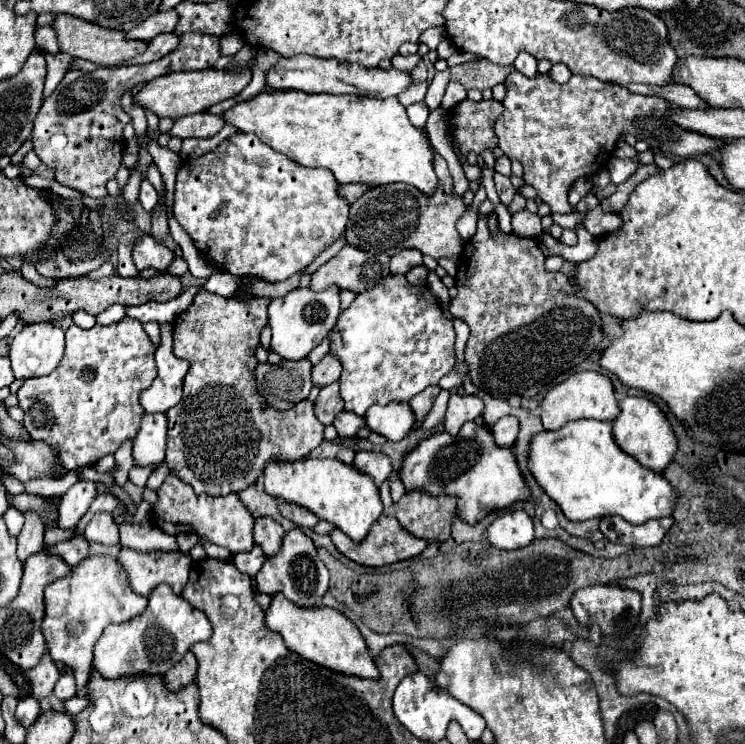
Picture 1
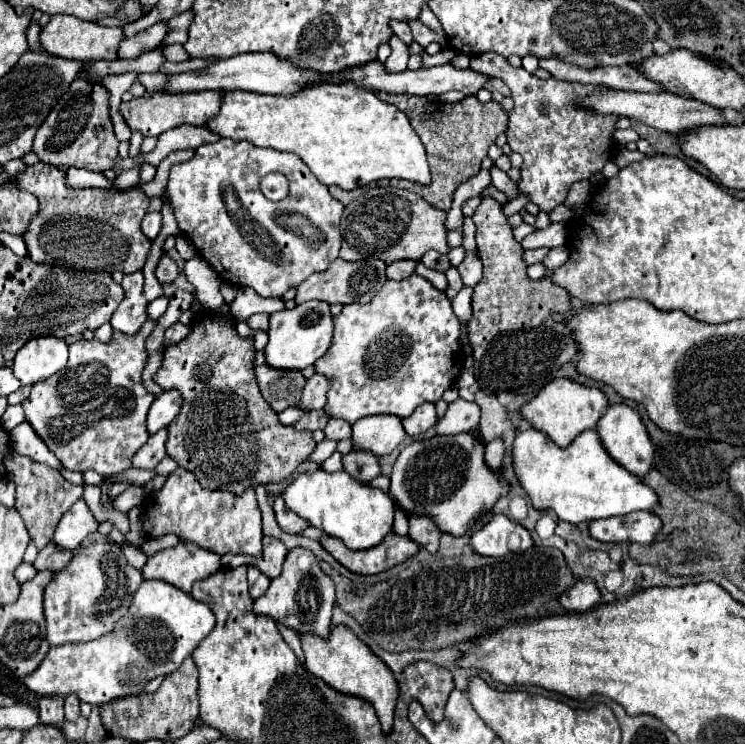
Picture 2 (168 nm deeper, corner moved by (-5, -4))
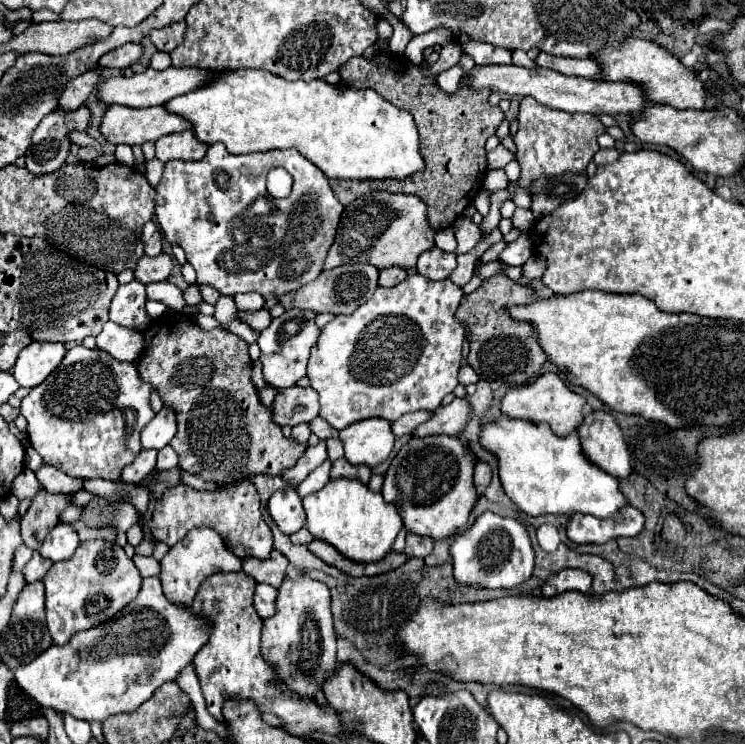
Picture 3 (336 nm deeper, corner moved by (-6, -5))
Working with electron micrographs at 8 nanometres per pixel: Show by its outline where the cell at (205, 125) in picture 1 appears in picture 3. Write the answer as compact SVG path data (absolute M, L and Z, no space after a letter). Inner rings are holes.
M192 130L180 134L168 134L156 140L156 158L162 162L168 160L200 160L204 158L208 146L198 142Z

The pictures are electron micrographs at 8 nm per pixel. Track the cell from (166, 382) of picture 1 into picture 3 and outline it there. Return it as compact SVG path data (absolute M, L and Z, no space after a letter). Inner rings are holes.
M162 408L142 430L142 448L162 450L176 434L176 418L170 408Z

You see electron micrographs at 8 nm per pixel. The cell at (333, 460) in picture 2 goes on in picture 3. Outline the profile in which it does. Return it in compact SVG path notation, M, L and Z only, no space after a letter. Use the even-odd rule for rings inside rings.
M326 460L320 468L316 468L298 488L296 492L300 494L300 498L308 496L310 492L318 492L322 486L326 486L326 482L330 480L330 460Z

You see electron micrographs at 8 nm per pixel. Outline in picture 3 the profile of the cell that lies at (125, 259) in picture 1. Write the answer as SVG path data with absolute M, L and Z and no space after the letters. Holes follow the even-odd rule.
M138 280L122 284L112 298L110 320L144 332L150 326L150 318L144 310L144 302L146 302L144 284L140 284Z

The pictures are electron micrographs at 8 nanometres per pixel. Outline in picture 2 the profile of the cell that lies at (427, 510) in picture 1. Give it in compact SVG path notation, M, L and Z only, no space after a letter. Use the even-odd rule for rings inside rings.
M409 515L409 537L419 545L425 547L429 553L437 553L441 529L433 523L429 515Z

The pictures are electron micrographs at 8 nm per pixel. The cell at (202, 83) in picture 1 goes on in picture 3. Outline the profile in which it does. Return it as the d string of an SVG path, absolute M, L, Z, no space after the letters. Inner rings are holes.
M110 106L100 122L100 134L112 144L144 144L154 142L160 136L184 132L192 124L182 116L166 112L164 106L152 108L126 108L126 106Z

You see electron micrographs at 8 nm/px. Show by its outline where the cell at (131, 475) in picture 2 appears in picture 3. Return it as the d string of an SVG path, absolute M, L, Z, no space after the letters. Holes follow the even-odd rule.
M44 488L34 496L30 510L22 516L22 540L26 546L38 550L46 534L58 524L58 514L70 504L64 494L50 494Z

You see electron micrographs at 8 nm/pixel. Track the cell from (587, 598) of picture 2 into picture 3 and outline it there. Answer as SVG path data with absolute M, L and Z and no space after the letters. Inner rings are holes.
M566 568L562 572L552 574L544 584L542 584L542 594L544 596L556 596L566 590L578 590L582 594L588 594L592 588L592 578L588 572L576 570L576 568Z

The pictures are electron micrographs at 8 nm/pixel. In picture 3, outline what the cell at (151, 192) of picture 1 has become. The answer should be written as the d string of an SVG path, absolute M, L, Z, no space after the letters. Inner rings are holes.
M146 222L142 228L142 244L146 256L158 256L162 252L162 234L154 222Z

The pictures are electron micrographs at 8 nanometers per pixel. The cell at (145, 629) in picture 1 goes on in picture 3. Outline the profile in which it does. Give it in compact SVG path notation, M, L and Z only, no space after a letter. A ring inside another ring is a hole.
M140 592L126 608L122 608L122 612L116 612L104 624L74 634L64 646L52 644L30 664L16 668L16 682L42 708L72 714L78 720L86 722L104 722L108 716L134 712L164 682L176 682L178 674L194 660L196 652L208 642L208 636L208 626L190 608L180 608L172 604L164 596L164 592Z

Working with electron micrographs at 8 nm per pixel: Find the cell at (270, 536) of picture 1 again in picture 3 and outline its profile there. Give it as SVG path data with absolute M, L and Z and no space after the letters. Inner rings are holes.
M272 550L268 560L244 558L244 572L248 576L252 576L260 584L270 584L276 588L286 578L286 566L288 566L288 560L278 550Z

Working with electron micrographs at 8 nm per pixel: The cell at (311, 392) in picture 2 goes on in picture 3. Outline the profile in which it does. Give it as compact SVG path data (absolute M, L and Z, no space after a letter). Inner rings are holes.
M286 388L280 390L272 404L272 420L278 426L296 426L300 422L310 422L318 416L318 392L314 388Z

